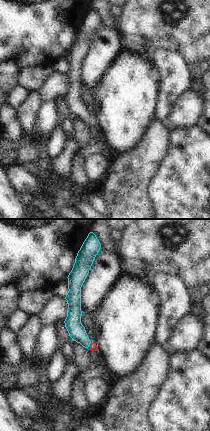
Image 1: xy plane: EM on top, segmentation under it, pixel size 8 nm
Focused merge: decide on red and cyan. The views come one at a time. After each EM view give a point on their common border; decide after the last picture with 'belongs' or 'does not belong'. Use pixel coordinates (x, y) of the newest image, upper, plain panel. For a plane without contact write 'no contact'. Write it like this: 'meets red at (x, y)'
meets red at (90, 121)

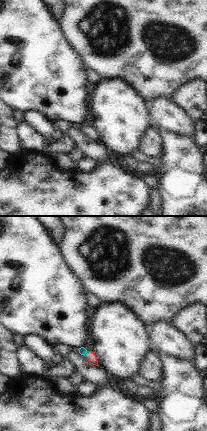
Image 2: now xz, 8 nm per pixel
meets red at (86, 129)

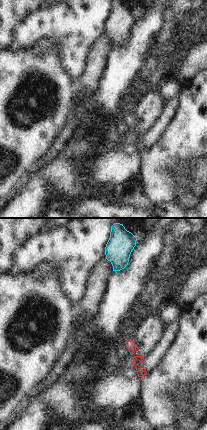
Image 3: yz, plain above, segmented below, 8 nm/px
no contact

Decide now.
belongs

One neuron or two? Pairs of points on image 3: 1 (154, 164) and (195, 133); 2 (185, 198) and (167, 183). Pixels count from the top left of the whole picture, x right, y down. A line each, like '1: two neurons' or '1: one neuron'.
1: one neuron
2: two neurons

